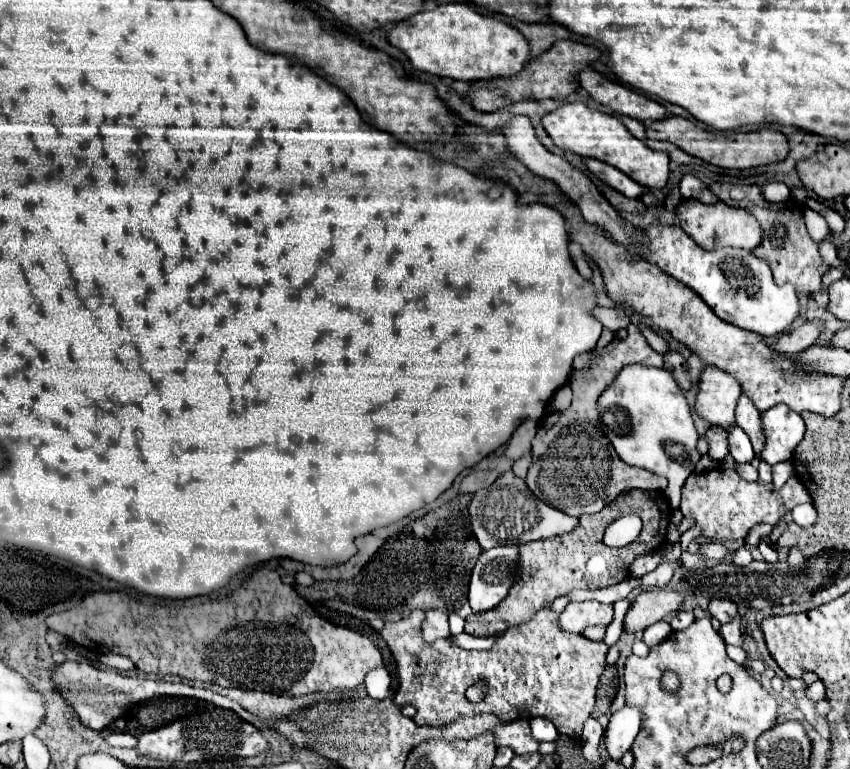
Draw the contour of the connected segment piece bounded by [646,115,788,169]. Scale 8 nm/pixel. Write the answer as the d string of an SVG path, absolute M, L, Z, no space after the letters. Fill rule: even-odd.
M664 117L660 121L650 121L646 123L646 137L648 139L660 139L660 141L670 141L676 147L684 149L686 153L718 165L718 167L728 167L728 169L748 169L748 167L758 167L758 165L768 165L786 159L788 155L788 141L786 135L774 129L758 129L758 131L746 131L746 133L734 133L734 139L722 135L722 133L712 133L702 127L698 127L694 121L684 119L684 117Z

